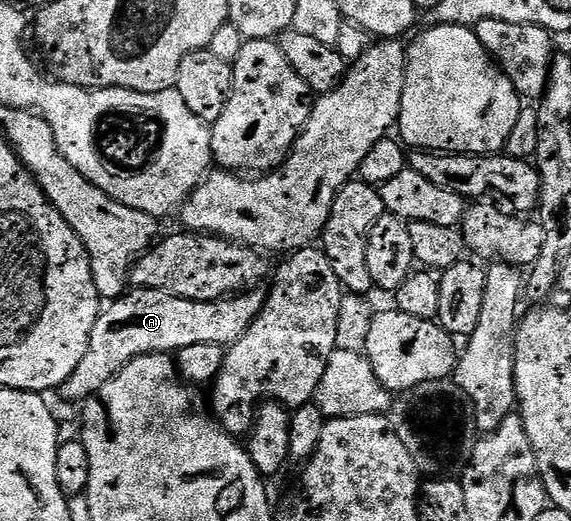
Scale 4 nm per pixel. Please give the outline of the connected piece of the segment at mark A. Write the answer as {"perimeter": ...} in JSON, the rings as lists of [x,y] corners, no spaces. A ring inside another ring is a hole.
{"perimeter":[[[132,287],[100,311],[97,326],[93,326],[93,334],[89,334],[89,350],[85,350],[81,366],[65,378],[63,385],[57,389],[57,396],[63,400],[86,402],[138,356],[154,352],[176,354],[187,346],[236,344],[241,334],[245,334],[245,330],[249,330],[261,314],[267,297],[266,291],[248,290],[221,300],[197,302],[170,296],[161,290]]]}

